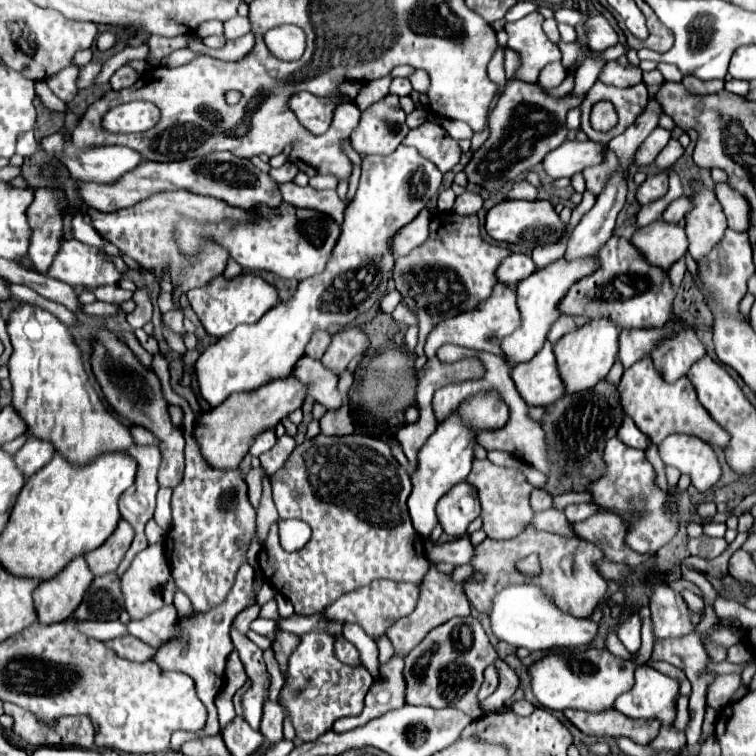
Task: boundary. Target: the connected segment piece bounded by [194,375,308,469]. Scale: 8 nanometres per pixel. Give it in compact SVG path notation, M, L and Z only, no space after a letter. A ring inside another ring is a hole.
M286 375L282 379L268 381L266 385L250 393L234 393L222 405L202 413L194 435L206 461L216 469L238 469L240 459L248 453L254 437L262 431L274 429L286 415L300 409L308 395L308 385L296 375Z

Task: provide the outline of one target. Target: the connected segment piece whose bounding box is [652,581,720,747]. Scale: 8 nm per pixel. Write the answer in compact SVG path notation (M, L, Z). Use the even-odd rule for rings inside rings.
M699 581L696 585L704 594L703 600L706 607L700 625L696 627L694 633L690 633L686 637L680 637L680 639L656 639L654 641L654 651L652 651L652 659L668 661L668 663L680 667L686 673L686 677L690 679L690 683L692 683L692 693L690 693L690 723L688 723L688 729L686 729L686 737L688 737L688 745L690 747L694 747L698 743L698 739L700 739L700 729L702 729L702 721L704 721L704 713L706 713L706 689L716 679L716 673L708 671L710 657L708 657L708 651L706 651L706 645L702 642L701 635L703 633L710 633L716 625L720 625L718 615L711 608L714 600L719 596L718 593L709 581Z

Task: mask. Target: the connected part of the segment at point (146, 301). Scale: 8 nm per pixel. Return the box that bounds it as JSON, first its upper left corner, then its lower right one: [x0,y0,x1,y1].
[126,287,152,329]

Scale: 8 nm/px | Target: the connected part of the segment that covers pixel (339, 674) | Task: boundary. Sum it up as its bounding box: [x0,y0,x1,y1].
[278,631,374,741]

